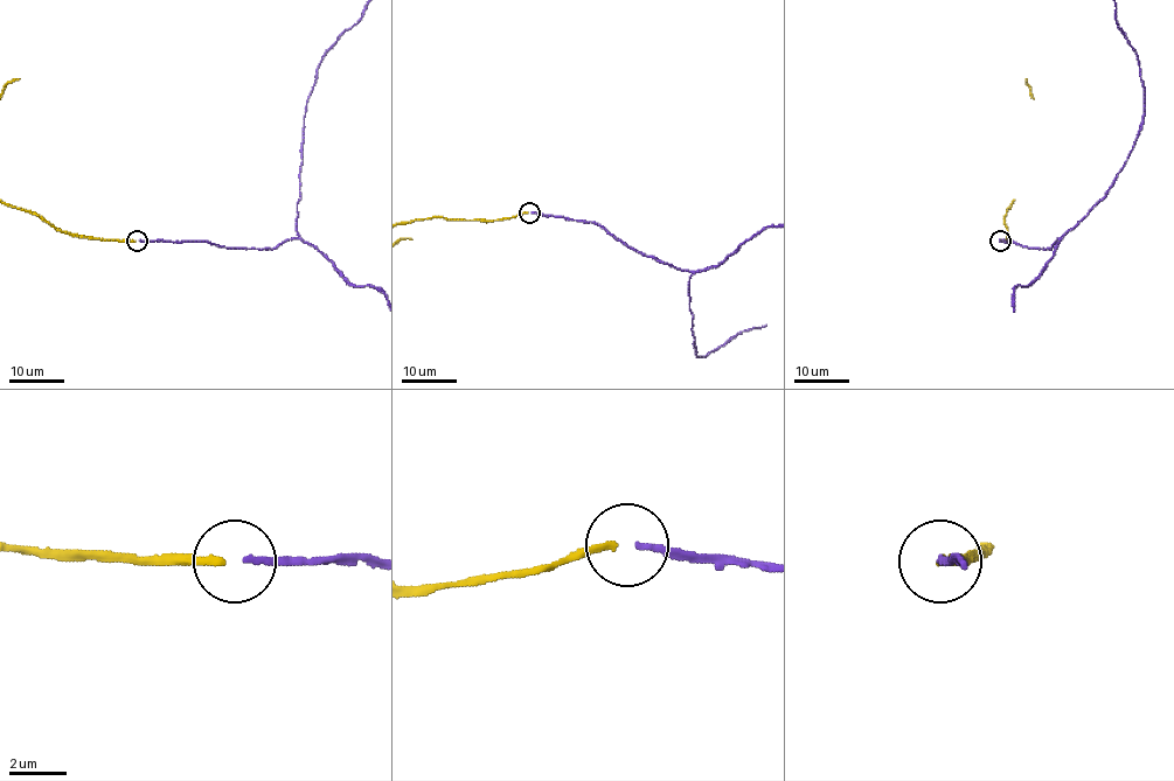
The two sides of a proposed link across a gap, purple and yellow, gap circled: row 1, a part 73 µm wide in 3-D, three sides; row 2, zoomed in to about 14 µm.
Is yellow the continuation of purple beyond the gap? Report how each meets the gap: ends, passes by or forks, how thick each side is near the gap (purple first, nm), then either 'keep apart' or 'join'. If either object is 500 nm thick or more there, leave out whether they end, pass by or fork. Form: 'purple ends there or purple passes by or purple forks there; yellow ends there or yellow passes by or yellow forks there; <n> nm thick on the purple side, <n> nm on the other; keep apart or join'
purple ends there; yellow ends there; 240 nm thick on the purple side, 240 nm on the other; join

